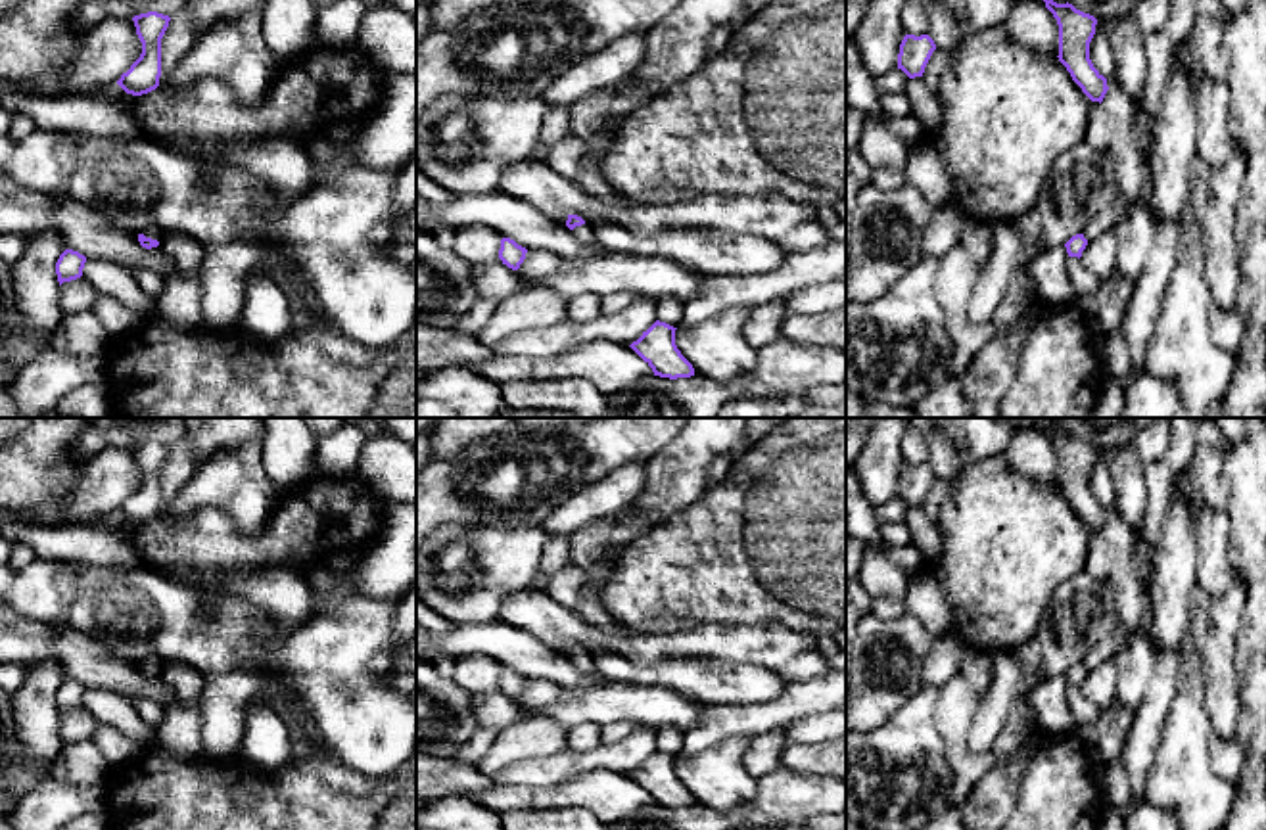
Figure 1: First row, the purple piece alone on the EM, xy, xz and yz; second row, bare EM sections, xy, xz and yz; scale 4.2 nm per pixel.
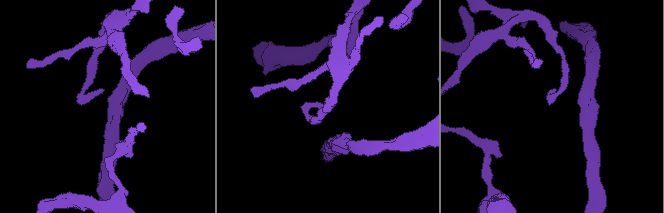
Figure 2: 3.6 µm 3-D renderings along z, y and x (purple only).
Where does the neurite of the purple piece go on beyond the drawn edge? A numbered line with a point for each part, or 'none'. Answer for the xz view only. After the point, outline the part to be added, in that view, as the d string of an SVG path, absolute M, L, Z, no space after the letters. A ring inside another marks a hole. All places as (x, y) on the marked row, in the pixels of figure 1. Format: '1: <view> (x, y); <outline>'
1: xz (586, 234); M585 222L585 224L581 224L581 226L575 226L575 228L572 230L572 234L574 234L574 238L575 238L577 242L581 242L581 243L591 243L591 242L597 240L597 238L595 238L595 230L593 230L593 226L591 226L589 222Z

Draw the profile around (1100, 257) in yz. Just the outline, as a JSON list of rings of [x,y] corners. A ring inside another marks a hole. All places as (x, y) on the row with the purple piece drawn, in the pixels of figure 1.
[[[1114,228],[1088,242],[1080,257],[1086,270],[1105,280],[1118,272],[1118,234]]]

